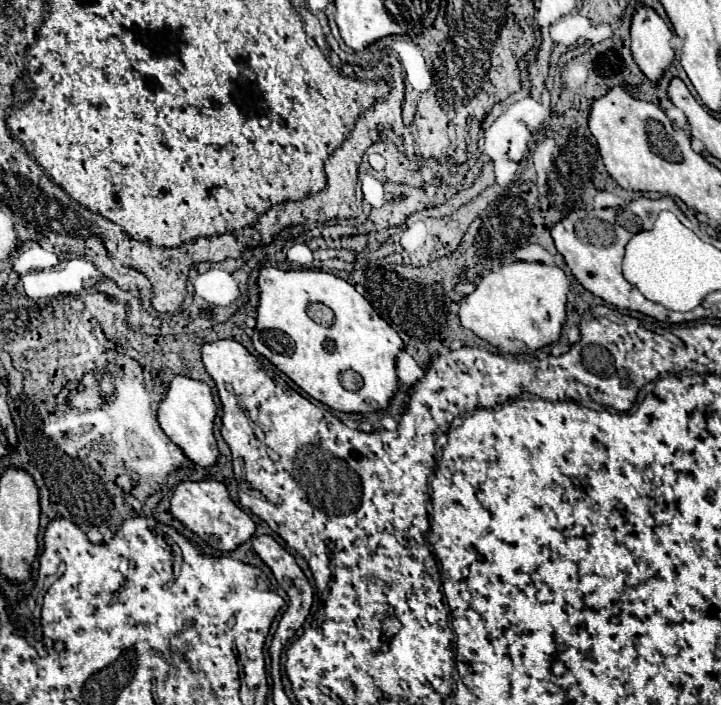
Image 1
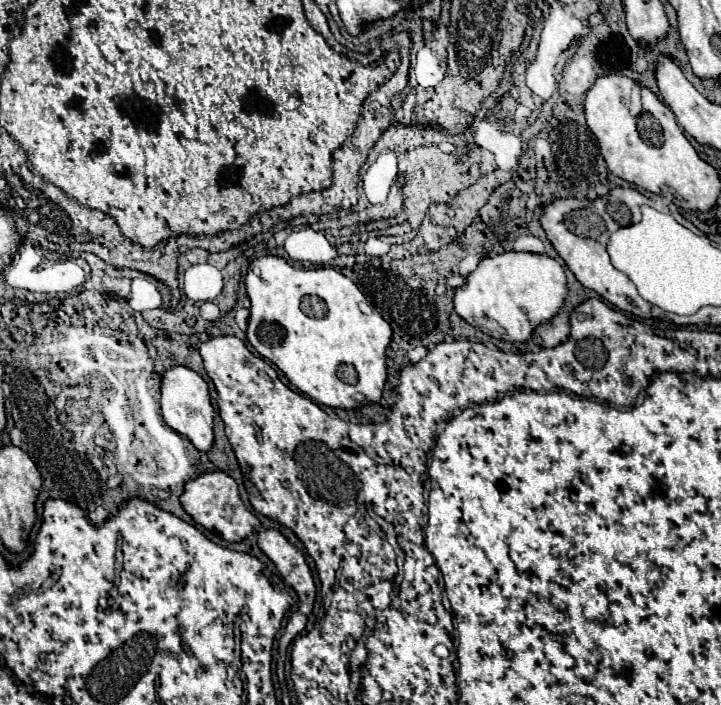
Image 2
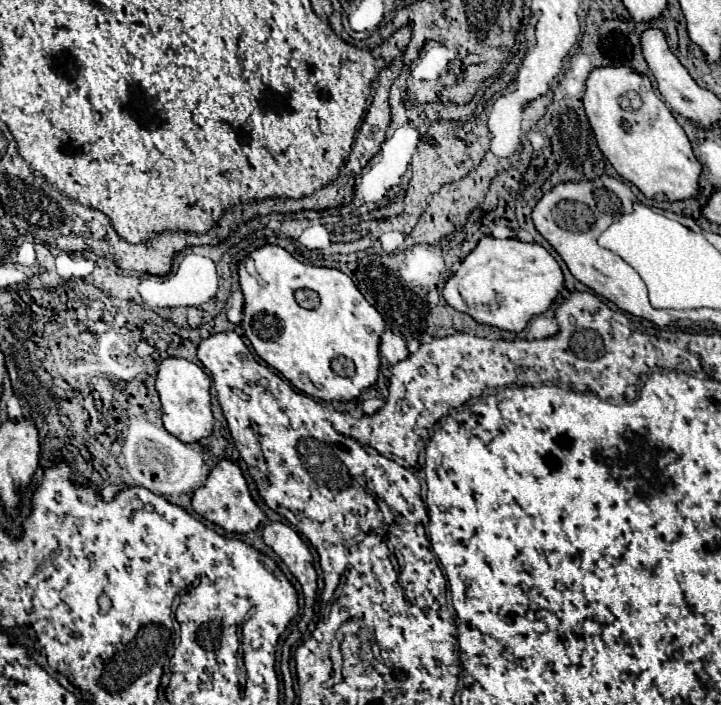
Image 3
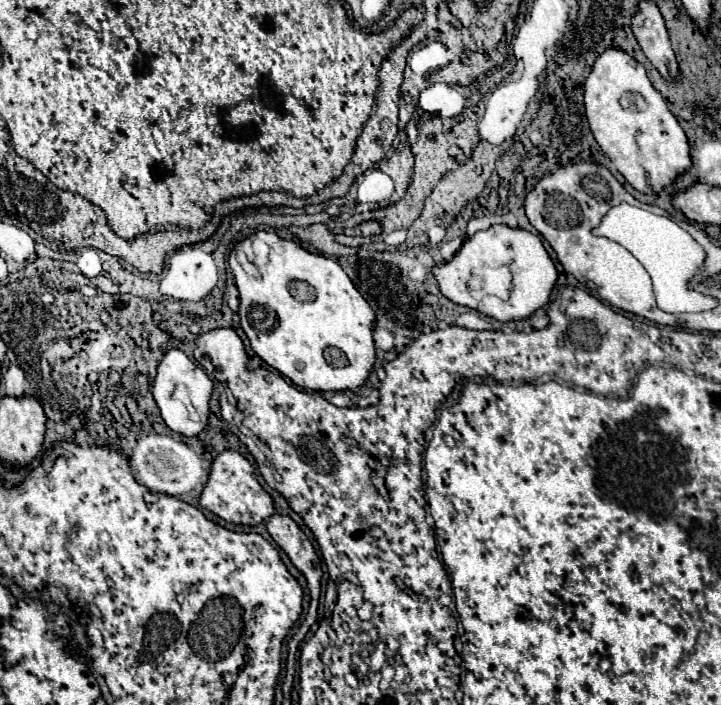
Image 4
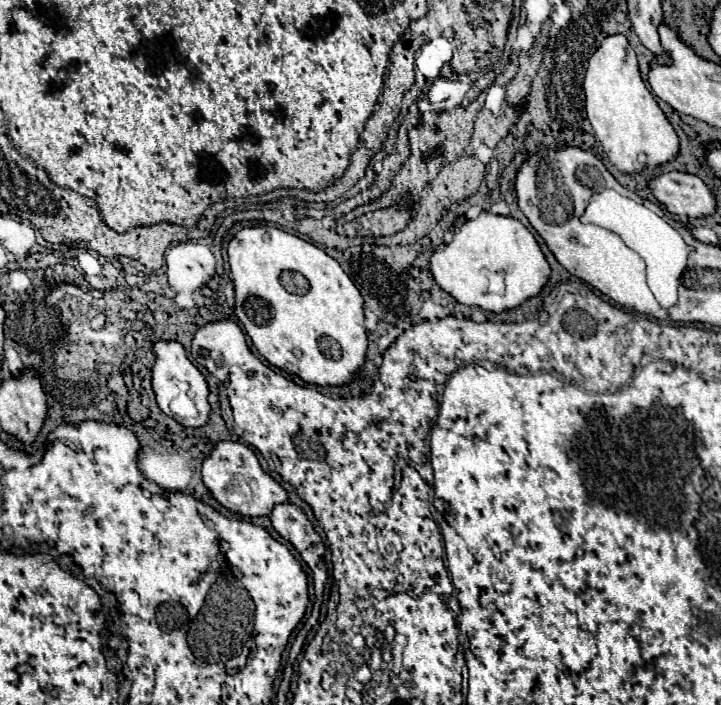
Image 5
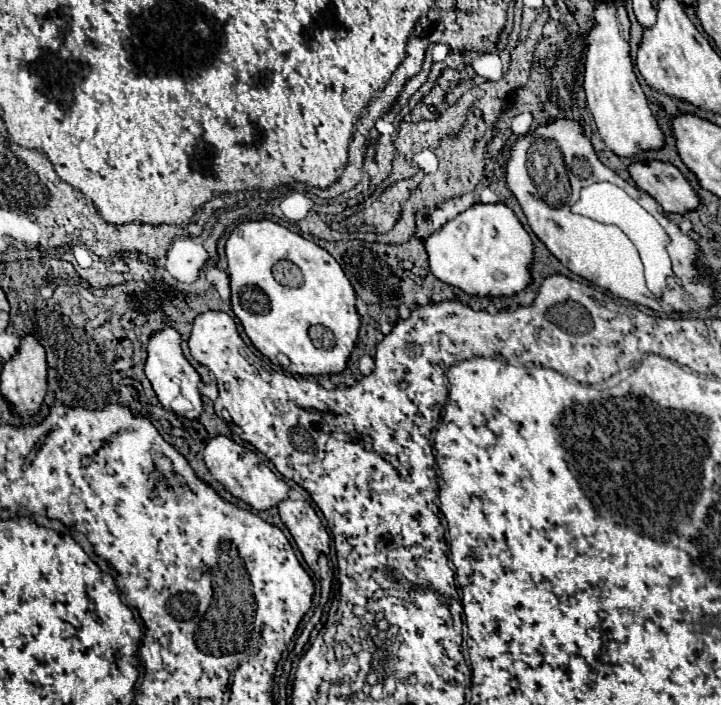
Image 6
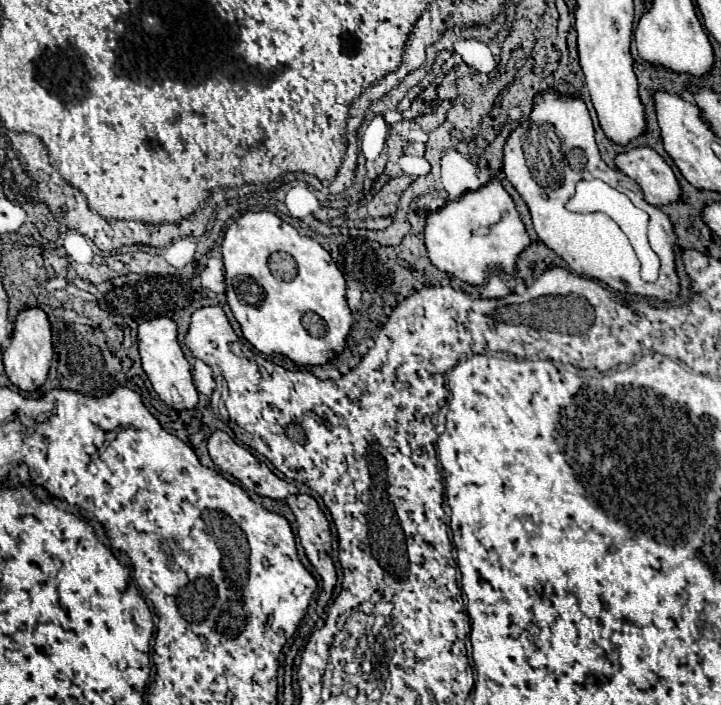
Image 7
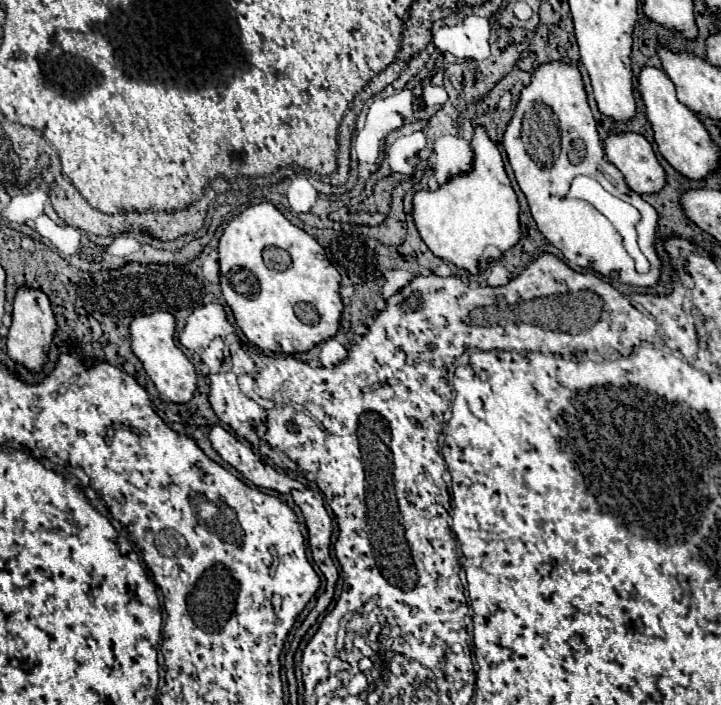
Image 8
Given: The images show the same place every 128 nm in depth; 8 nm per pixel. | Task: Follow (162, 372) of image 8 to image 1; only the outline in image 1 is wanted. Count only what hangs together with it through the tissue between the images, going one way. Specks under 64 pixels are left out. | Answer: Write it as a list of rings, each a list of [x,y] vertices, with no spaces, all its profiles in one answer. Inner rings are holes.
[[[176,376],[170,382],[166,400],[160,402],[158,408],[158,422],[166,436],[190,458],[194,464],[208,468],[218,458],[218,444],[214,438],[214,418],[216,418],[216,404],[212,398],[210,386],[204,382],[192,380],[188,376]]]

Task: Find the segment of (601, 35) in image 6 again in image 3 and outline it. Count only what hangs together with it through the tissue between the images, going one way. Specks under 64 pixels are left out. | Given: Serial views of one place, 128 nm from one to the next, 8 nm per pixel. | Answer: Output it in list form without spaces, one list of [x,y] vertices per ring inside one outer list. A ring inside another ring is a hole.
[[[628,66],[596,68],[586,80],[582,102],[600,152],[646,198],[676,202],[700,196],[702,166],[692,152],[686,132],[654,94],[648,76]]]

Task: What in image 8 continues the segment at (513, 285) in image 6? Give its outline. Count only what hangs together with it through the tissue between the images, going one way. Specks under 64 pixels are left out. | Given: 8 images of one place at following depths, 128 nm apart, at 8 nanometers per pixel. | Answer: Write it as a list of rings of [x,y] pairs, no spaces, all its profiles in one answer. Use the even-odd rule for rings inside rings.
[[[476,128],[470,144],[474,150],[472,170],[448,180],[436,192],[416,192],[412,216],[422,240],[434,256],[452,262],[470,274],[478,274],[484,250],[494,246],[504,254],[518,244],[522,230],[518,222],[518,200],[504,172],[498,146],[488,138],[484,128]]]

